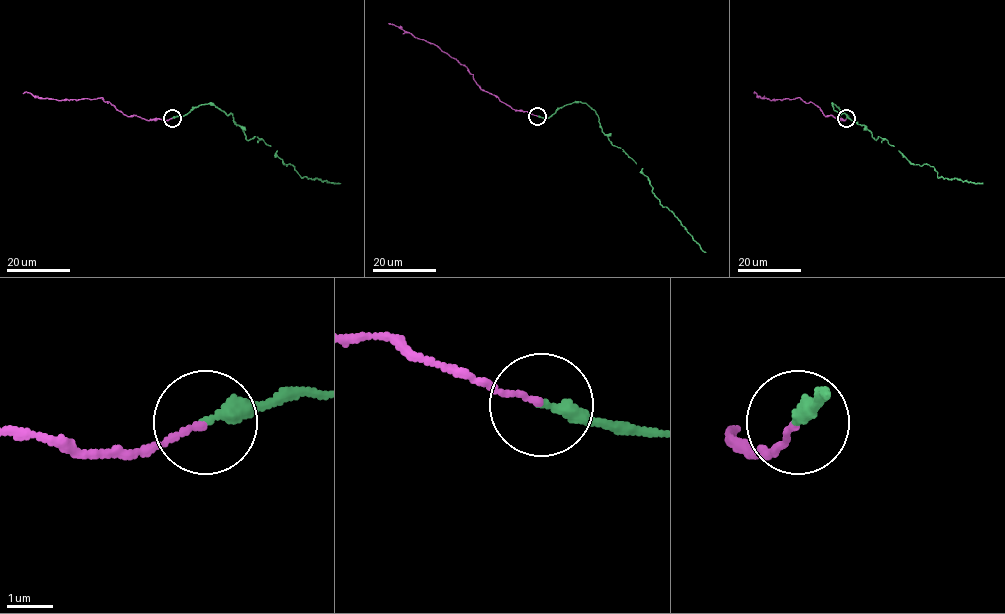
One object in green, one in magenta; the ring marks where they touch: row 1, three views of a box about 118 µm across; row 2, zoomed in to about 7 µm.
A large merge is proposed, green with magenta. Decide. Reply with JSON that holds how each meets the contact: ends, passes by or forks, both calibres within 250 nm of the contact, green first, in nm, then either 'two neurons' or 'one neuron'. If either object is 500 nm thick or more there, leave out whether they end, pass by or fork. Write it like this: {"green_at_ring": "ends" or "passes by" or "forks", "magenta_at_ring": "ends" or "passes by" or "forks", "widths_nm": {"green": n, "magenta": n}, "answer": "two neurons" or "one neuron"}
{"green_at_ring": "ends", "magenta_at_ring": "ends", "widths_nm": {"green": 280, "magenta": 130}, "answer": "two neurons"}

